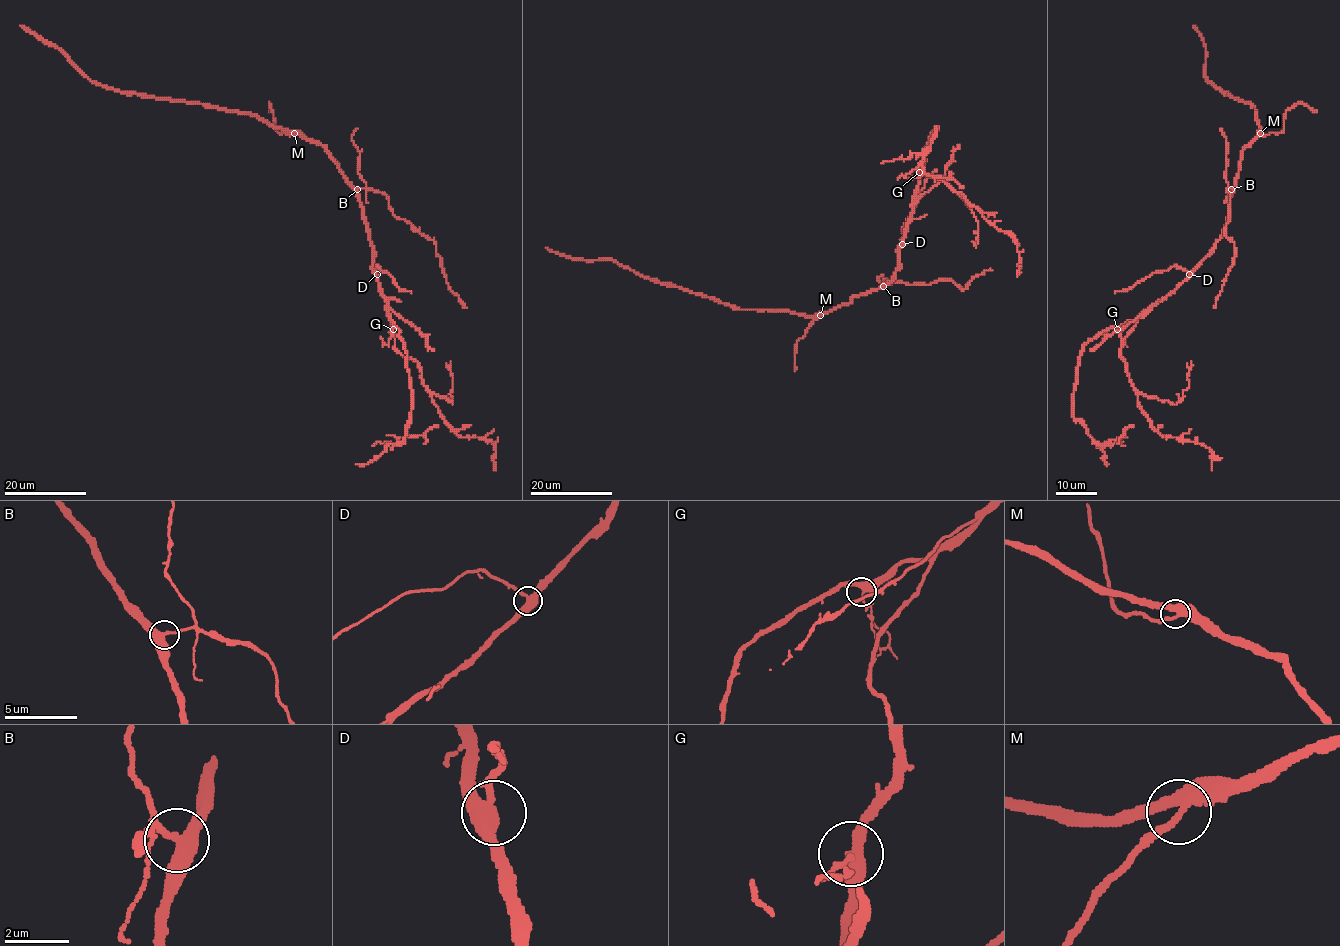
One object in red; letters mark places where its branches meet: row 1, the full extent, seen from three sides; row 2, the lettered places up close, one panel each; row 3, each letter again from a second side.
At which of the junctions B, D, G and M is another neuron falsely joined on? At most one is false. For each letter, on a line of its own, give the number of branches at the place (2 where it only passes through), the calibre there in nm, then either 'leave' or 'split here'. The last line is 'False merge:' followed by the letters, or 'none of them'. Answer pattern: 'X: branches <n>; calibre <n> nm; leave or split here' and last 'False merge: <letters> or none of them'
B: branches 3; calibre 400 nm; leave
D: branches 3; calibre 440 nm; leave
G: branches 3; calibre 340 nm; leave
M: branches 3; calibre 360 nm; leave
False merge: none of them

